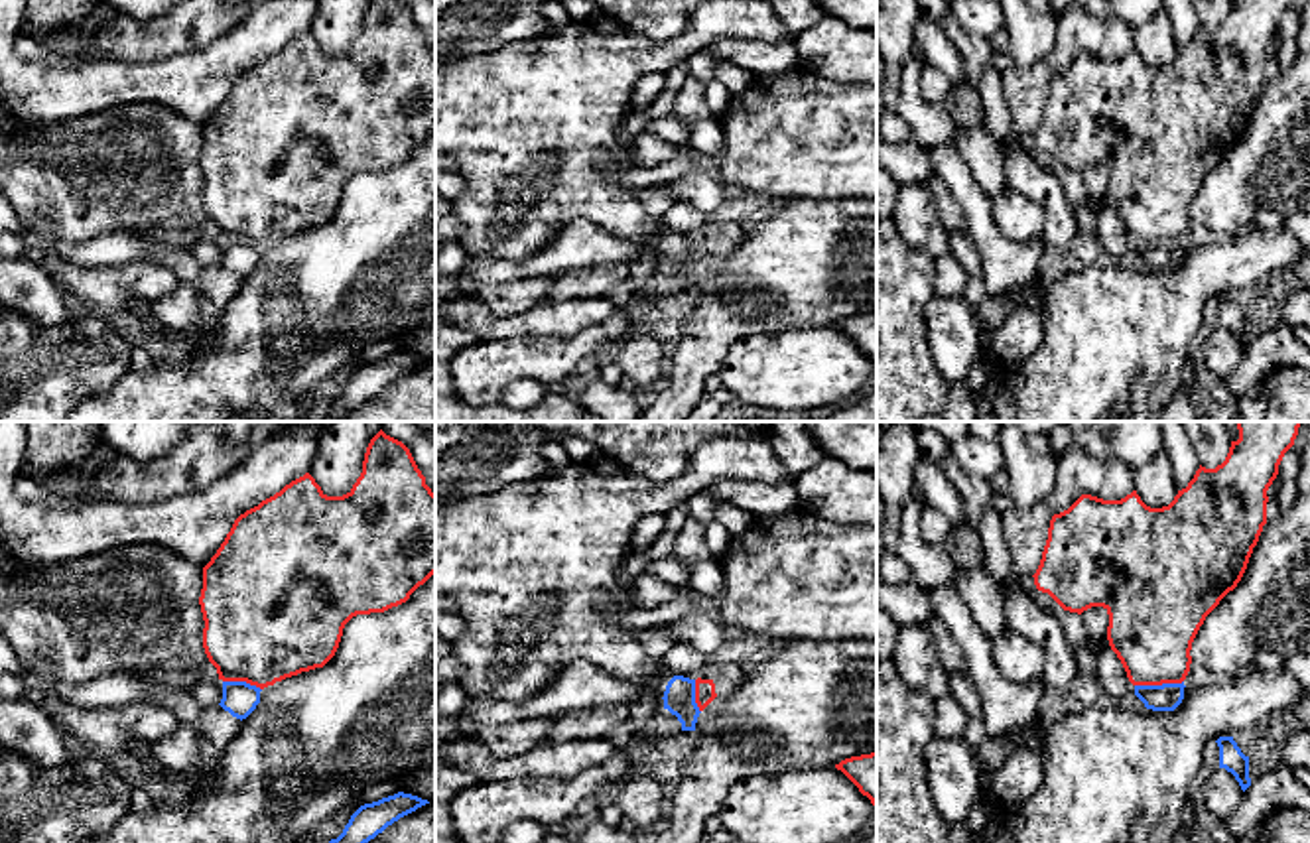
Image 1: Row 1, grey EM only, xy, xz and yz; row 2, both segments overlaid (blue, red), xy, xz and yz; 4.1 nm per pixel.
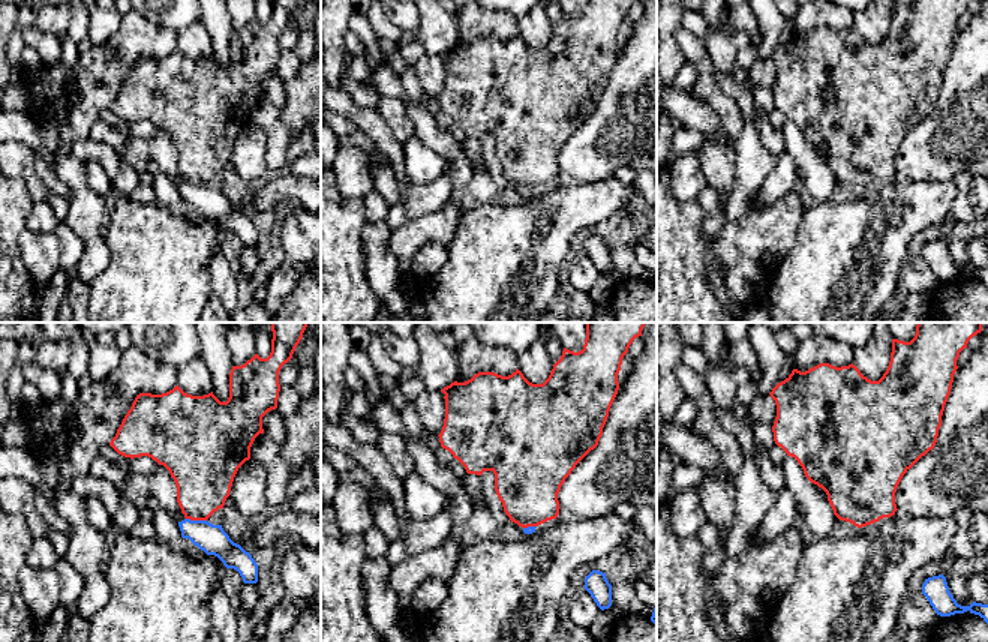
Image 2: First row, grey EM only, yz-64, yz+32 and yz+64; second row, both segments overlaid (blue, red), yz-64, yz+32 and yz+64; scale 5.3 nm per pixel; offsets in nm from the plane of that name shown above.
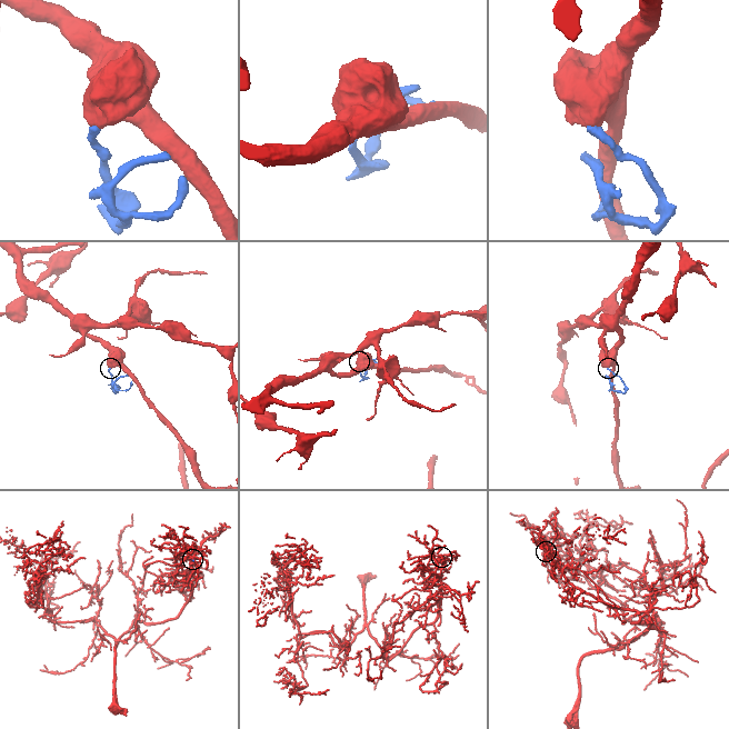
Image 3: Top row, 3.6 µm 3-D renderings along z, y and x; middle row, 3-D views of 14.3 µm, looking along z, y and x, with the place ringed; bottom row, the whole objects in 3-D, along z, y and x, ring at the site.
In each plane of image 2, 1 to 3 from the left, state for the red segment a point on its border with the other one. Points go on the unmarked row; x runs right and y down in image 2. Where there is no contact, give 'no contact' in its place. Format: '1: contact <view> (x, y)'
1: contact yz-64 (197, 185)
2: contact yz+32 (529, 191)
3: no contact

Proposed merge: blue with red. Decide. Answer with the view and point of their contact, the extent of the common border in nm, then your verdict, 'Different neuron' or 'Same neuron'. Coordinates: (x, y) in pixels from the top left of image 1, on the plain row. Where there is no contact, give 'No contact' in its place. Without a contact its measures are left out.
Touches blue at yz (1159, 245). Shared border 200 nm. Different neuron

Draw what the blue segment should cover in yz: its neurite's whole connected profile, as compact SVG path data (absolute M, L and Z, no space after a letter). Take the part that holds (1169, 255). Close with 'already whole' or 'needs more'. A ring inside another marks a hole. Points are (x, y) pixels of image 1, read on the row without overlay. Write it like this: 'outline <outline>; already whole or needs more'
outline M1182 242L1135 244L1135 254L1152 270L1174 270L1184 258Z; already whole

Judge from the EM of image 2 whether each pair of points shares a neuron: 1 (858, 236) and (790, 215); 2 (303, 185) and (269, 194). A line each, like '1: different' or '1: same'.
1: different
2: same

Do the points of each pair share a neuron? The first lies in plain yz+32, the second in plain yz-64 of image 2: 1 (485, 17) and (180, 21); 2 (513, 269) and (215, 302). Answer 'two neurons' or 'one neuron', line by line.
1: two neurons
2: two neurons

